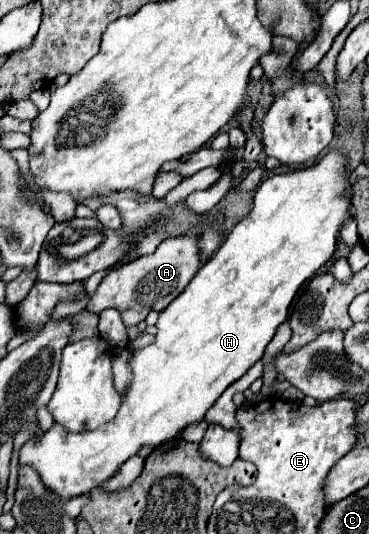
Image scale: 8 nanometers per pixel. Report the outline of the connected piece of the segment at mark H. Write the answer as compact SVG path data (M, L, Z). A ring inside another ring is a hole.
M330 151L320 163L308 167L308 169L302 169L302 171L292 171L292 173L284 173L284 175L272 175L268 179L264 179L260 183L260 187L256 189L256 195L254 195L254 209L250 211L248 217L244 217L234 229L232 233L226 237L224 245L212 255L212 259L208 259L208 263L204 263L200 267L200 271L194 275L194 279L188 283L188 287L182 291L182 295L168 307L160 313L158 321L156 321L156 339L152 345L140 349L140 351L134 351L132 357L130 357L130 367L132 367L132 381L128 385L128 389L122 393L122 405L120 405L120 411L118 415L108 421L108 425L102 425L94 431L80 431L80 433L72 433L64 427L60 427L58 423L54 423L46 433L38 435L36 439L30 439L26 441L22 447L20 447L20 453L18 453L18 465L28 465L32 467L38 475L40 475L40 481L44 483L44 487L48 487L52 493L56 493L60 499L72 499L72 497L78 497L78 495L84 495L88 491L92 491L94 487L100 487L108 477L116 475L116 471L120 471L120 467L132 457L136 455L142 447L158 447L162 443L168 443L172 441L174 437L178 437L178 433L192 425L192 423L200 423L206 415L206 411L216 403L216 399L224 393L224 389L228 385L232 385L234 381L238 381L258 359L262 359L264 355L264 349L266 345L272 341L278 325L289 316L291 303L295 295L300 290L300 285L314 277L316 271L330 261L330 257L334 255L334 249L336 249L336 235L338 231L344 227L344 223L348 223L348 219L352 217L350 215L350 197L346 197L346 193L350 191L350 183L348 183L348 173L344 169L346 165L346 159L340 151Z

